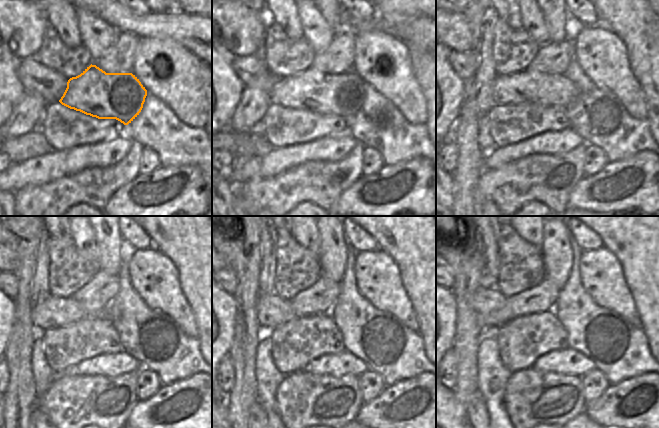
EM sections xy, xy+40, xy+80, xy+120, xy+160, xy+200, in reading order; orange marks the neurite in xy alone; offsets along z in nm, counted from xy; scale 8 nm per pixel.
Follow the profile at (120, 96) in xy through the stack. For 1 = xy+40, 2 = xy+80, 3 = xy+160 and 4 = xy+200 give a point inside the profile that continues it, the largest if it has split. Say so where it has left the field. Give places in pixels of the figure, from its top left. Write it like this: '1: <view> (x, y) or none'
1: xy+40 (342, 95)
2: xy+80 (525, 86)
3: xy+160 (273, 311)
4: xy+200 (485, 299)

